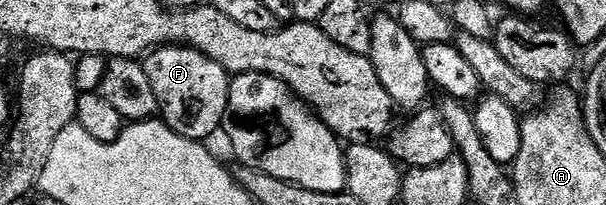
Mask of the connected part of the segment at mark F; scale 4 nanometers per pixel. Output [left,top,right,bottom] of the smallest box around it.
[143,45,230,142]

